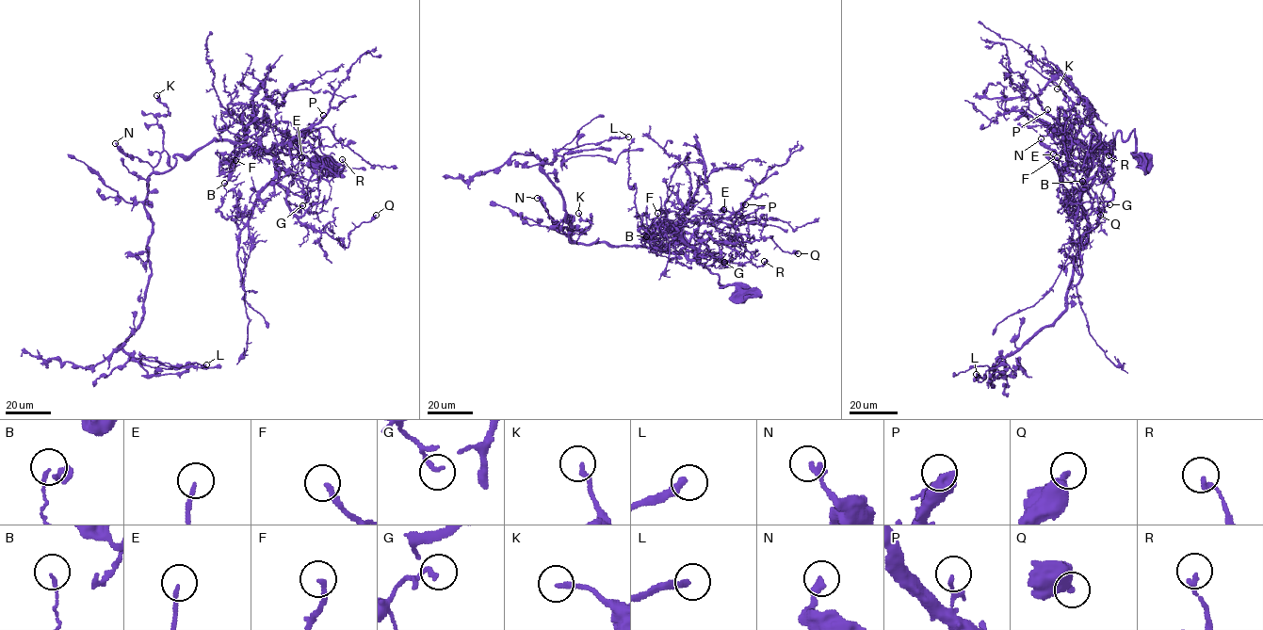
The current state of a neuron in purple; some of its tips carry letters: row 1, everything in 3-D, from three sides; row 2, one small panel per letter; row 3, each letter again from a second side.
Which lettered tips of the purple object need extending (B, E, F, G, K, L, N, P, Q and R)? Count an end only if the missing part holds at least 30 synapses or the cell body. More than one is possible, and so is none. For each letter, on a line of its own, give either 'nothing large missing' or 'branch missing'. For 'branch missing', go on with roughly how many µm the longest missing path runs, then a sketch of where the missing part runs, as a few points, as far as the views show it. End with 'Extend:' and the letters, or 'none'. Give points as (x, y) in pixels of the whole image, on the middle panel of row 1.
B: nothing large missing
E: nothing large missing
F: nothing large missing
G: nothing large missing
K: nothing large missing
L: nothing large missing
N: nothing large missing
P: nothing large missing
Q: nothing large missing
R: nothing large missing
Extend: none

